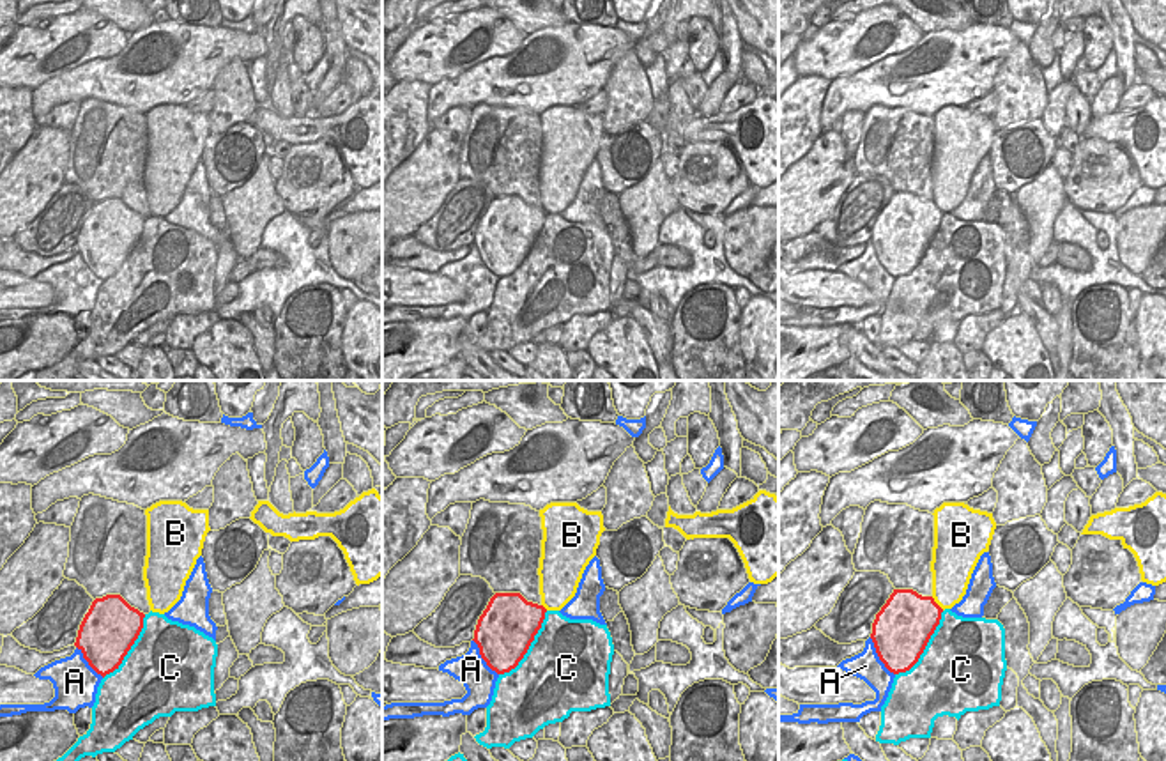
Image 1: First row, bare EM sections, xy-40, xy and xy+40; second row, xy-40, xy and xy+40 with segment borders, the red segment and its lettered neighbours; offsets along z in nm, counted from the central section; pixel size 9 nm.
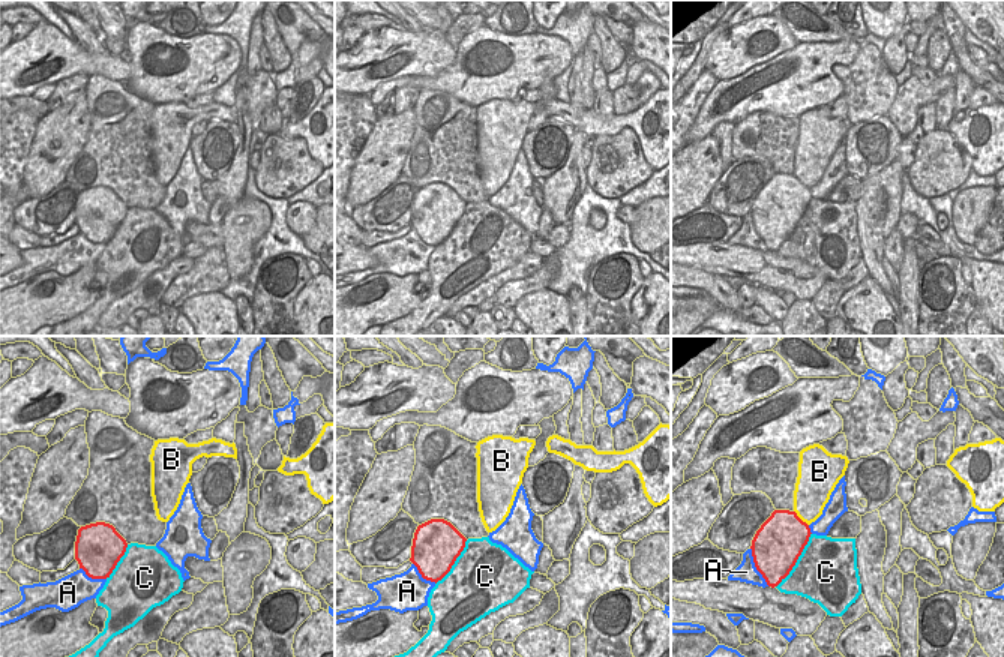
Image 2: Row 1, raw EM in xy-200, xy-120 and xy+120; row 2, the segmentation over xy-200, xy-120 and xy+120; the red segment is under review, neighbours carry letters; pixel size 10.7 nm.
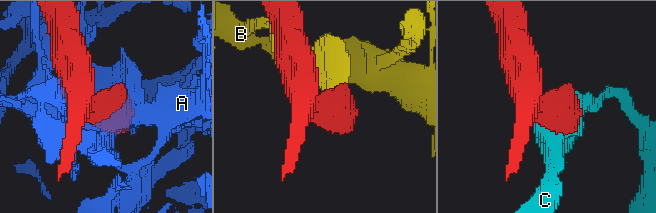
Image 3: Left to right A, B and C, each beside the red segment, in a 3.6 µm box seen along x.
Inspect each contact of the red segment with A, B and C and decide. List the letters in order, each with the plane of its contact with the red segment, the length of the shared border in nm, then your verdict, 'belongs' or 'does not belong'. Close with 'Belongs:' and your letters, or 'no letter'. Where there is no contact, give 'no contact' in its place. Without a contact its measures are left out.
A: contact in xy+40; length 420 nm; does not belong
B: contact in xy+40; length 170 nm; does not belong
C: contact in xy; length 750 nm; does not belong
Belongs: no letter

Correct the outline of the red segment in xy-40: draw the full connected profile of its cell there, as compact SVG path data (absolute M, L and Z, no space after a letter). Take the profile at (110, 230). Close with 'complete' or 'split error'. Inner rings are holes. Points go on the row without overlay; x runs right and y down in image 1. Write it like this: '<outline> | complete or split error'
M120 198L96 202L80 228L74 250L104 281L122 267L143 232L143 221Z | complete

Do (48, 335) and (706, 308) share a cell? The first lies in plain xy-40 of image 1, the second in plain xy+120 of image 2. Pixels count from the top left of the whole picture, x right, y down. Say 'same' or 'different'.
same

